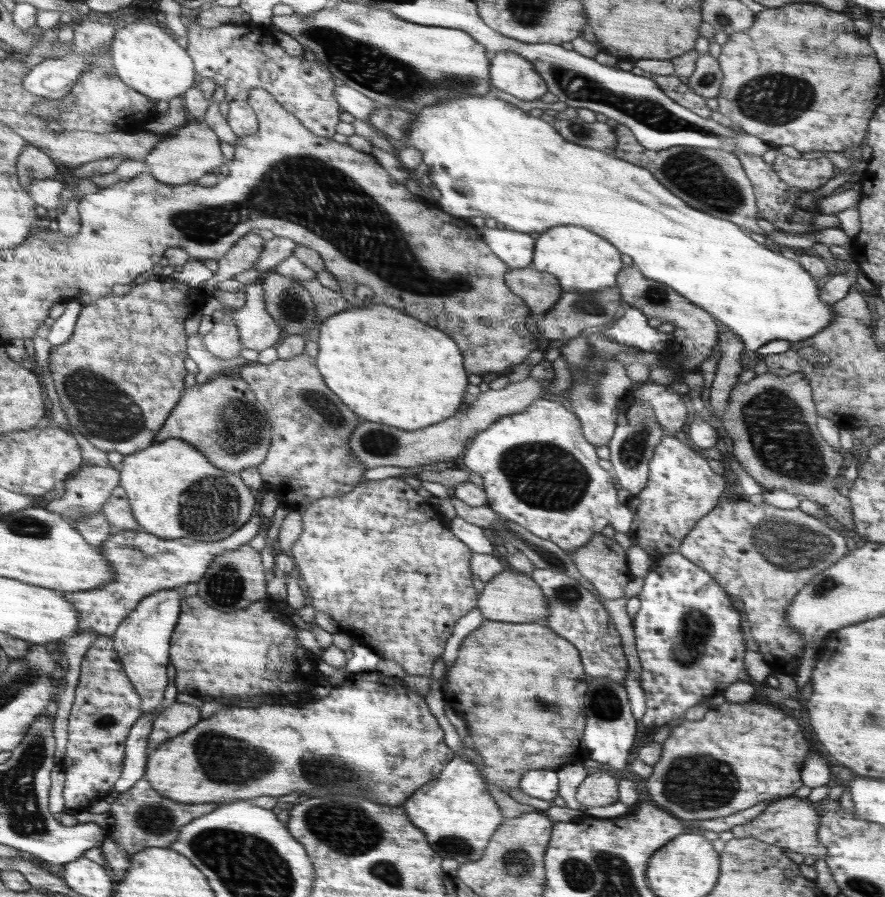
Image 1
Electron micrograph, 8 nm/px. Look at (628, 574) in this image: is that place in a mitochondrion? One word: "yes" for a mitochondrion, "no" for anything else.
no

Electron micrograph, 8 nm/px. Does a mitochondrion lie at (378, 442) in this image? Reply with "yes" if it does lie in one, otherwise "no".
yes

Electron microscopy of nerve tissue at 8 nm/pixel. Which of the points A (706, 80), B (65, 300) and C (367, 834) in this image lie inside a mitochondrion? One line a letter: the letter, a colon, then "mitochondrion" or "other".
A: mitochondrion
B: other
C: mitochondrion

